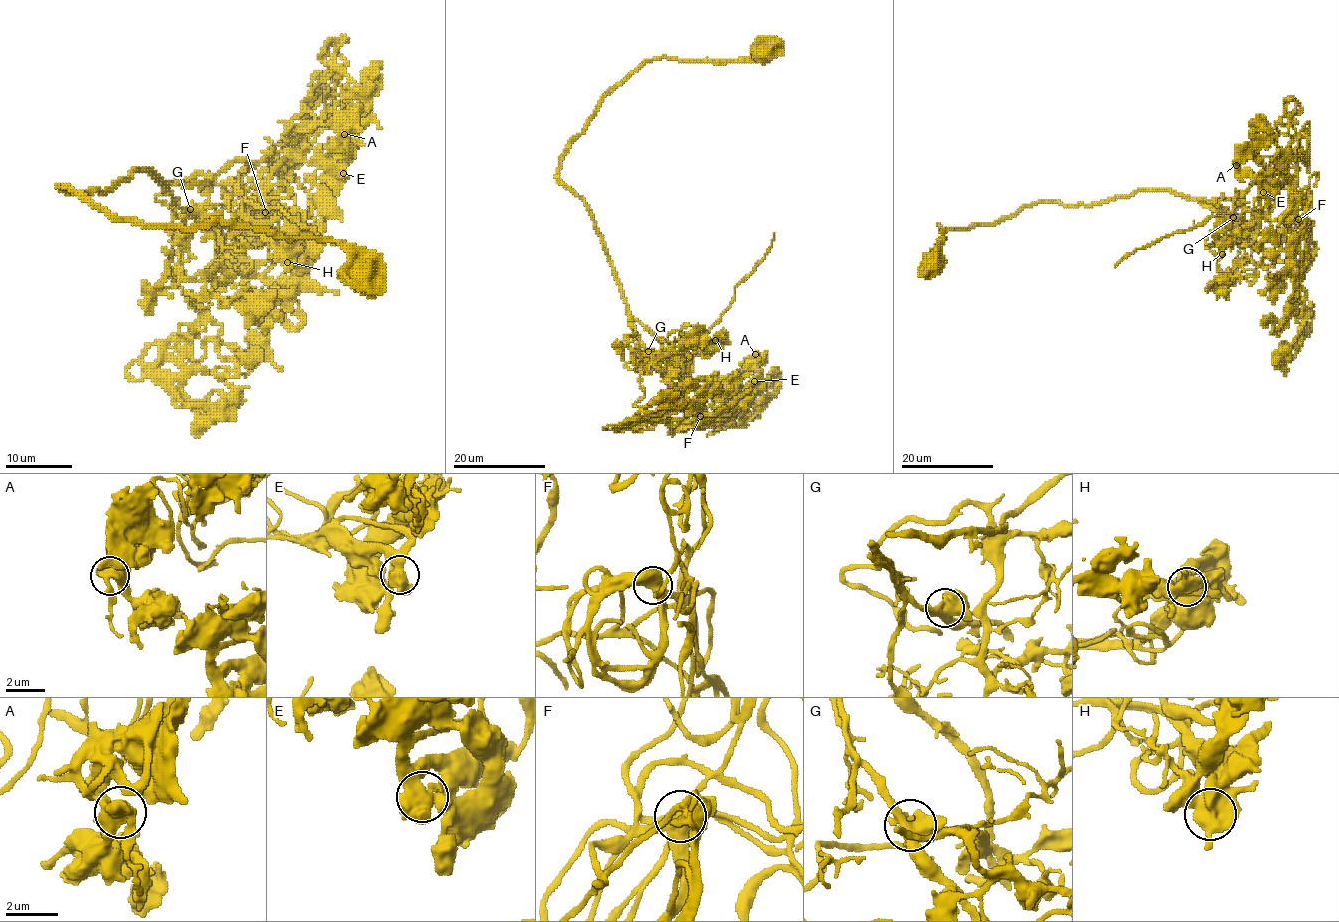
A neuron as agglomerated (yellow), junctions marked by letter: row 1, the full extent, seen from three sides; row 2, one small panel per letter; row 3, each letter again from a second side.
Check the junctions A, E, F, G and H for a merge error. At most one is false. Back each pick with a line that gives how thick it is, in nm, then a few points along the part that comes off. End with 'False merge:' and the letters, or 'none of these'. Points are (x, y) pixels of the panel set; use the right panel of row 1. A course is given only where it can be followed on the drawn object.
G: calibre 600 nm; course (1233, 217), (1241, 192), (1237, 204), (1248, 210), (1255, 231), (1232, 271), (1222, 271), (1204, 243)
False merge: G

